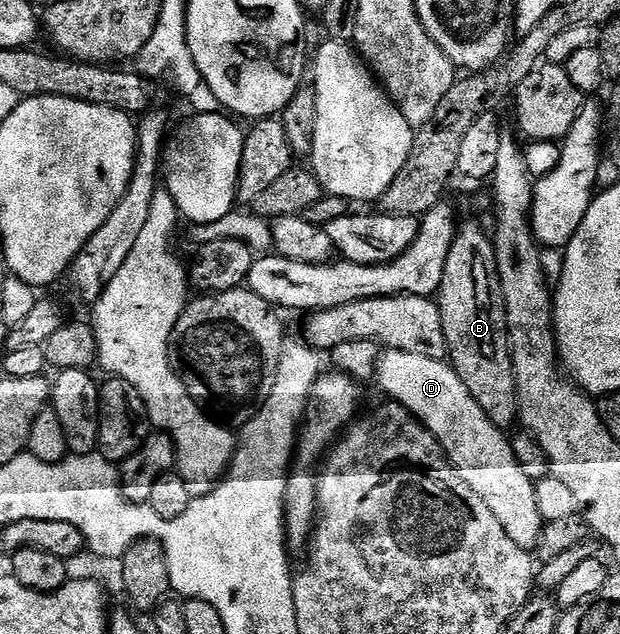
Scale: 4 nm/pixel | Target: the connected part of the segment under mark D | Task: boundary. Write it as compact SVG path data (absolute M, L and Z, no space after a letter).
M389 349L377 361L376 381L392 402L408 408L432 432L449 462L461 472L471 489L487 501L487 509L495 513L499 525L507 529L507 537L520 547L536 548L543 520L534 476L529 476L532 474L522 467L506 432L483 413L452 366L417 351Z

